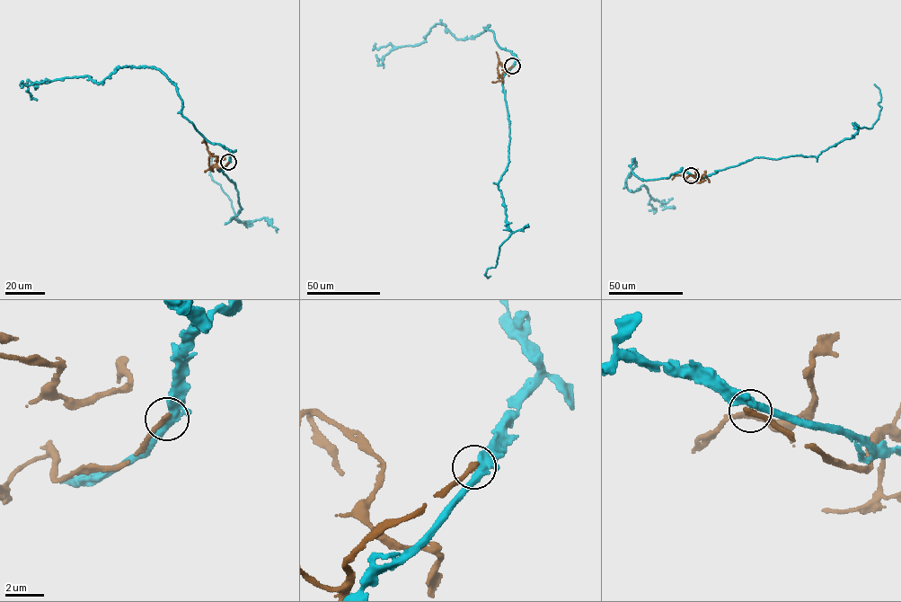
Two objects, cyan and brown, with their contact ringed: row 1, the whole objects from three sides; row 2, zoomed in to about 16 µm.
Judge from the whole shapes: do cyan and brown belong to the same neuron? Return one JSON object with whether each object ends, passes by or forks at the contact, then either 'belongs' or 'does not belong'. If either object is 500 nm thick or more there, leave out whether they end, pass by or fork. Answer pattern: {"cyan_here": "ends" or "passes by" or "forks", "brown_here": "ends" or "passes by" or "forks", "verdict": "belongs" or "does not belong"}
{"cyan_here": "forks", "brown_here": "ends", "verdict": "does not belong"}

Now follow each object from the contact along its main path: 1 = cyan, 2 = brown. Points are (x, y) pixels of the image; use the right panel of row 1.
1: (691, 174), (703, 178), (755, 157), (817, 156), (860, 128), (871, 128), (881, 107), (874, 84)
2: (691, 175), (696, 179), (701, 178), (699, 182), (685, 180), (693, 175), (697, 169)

